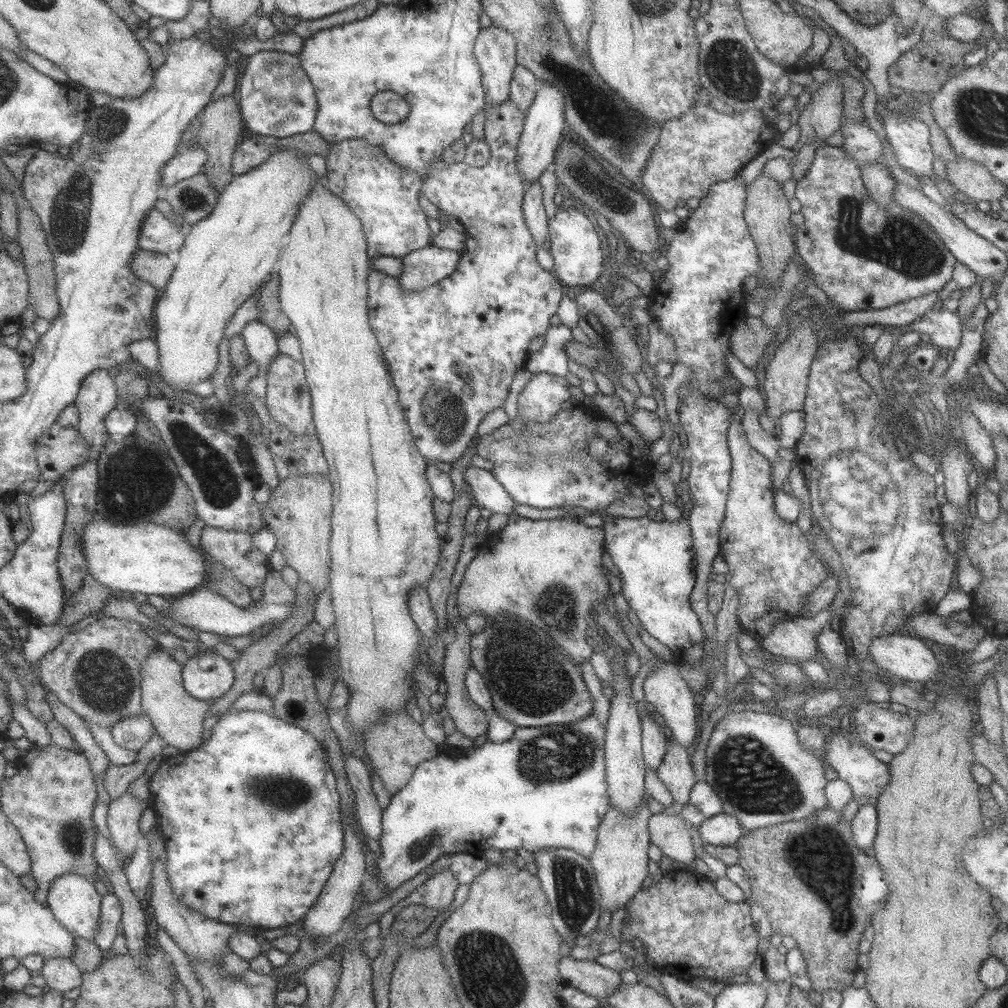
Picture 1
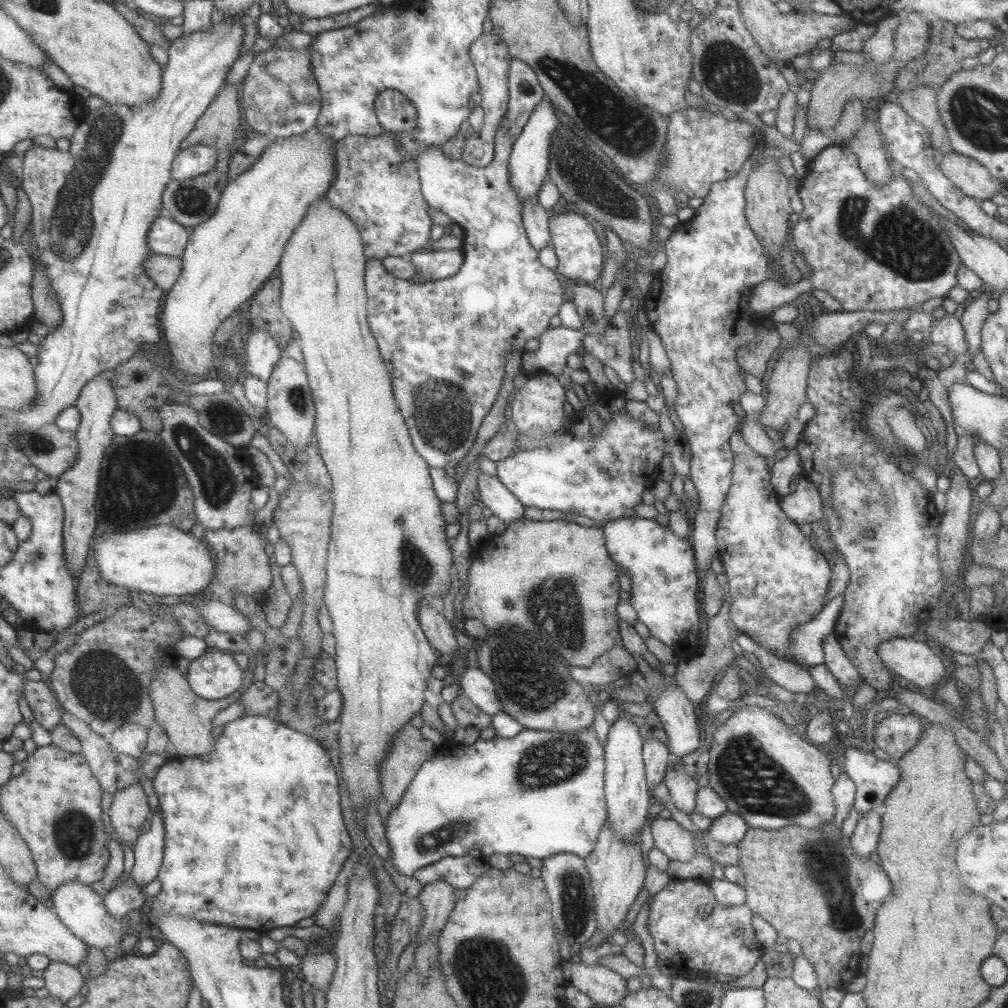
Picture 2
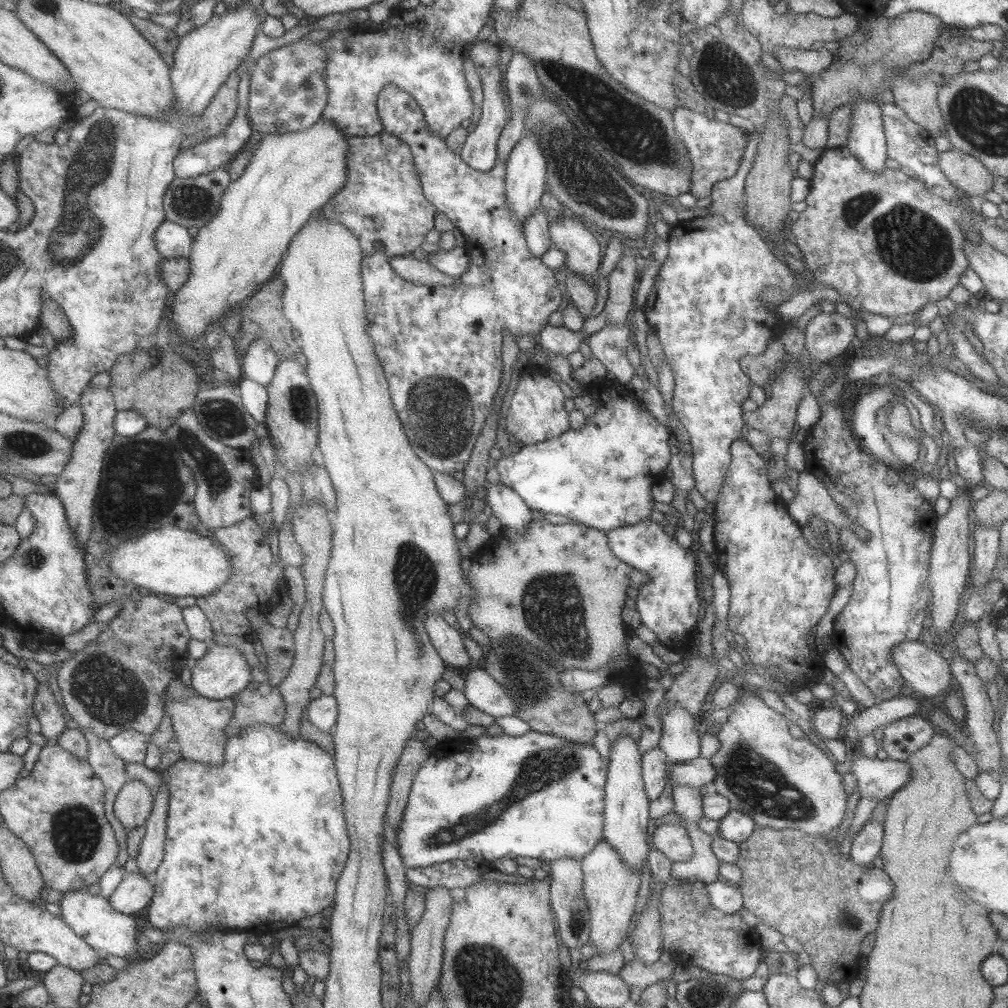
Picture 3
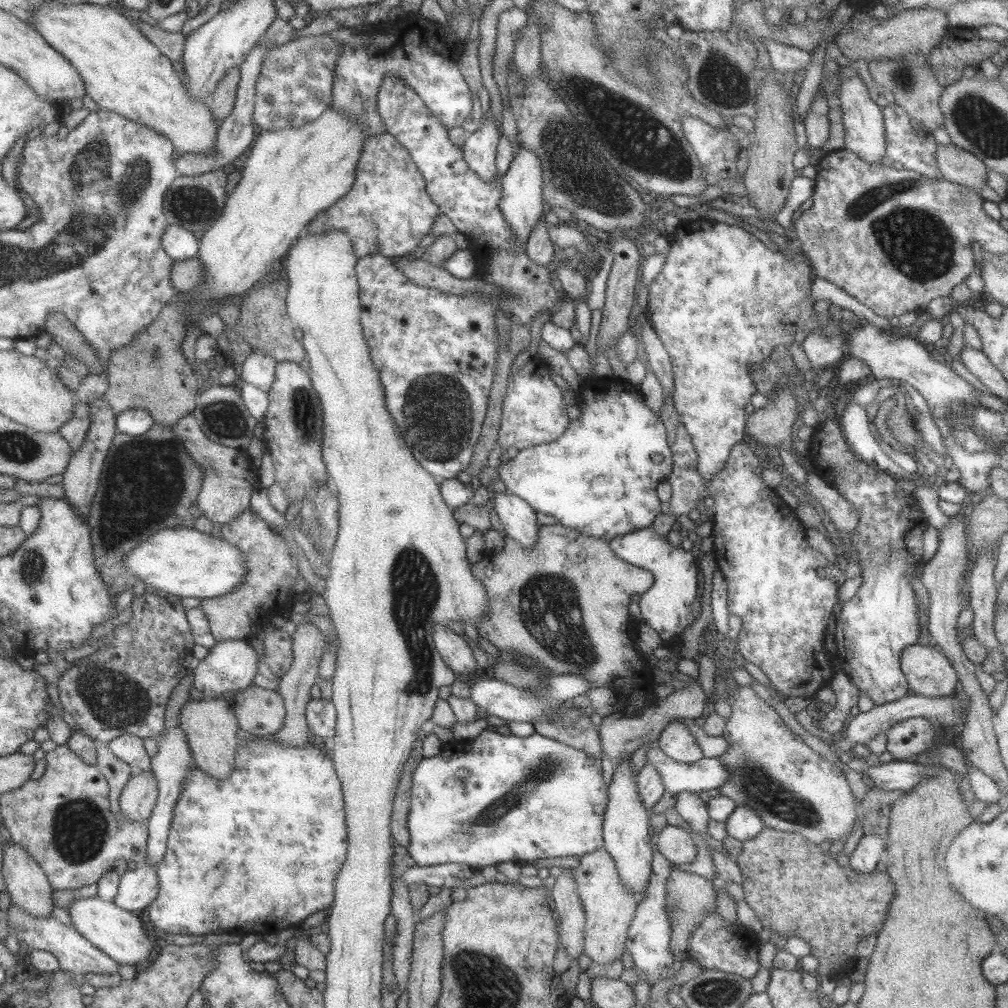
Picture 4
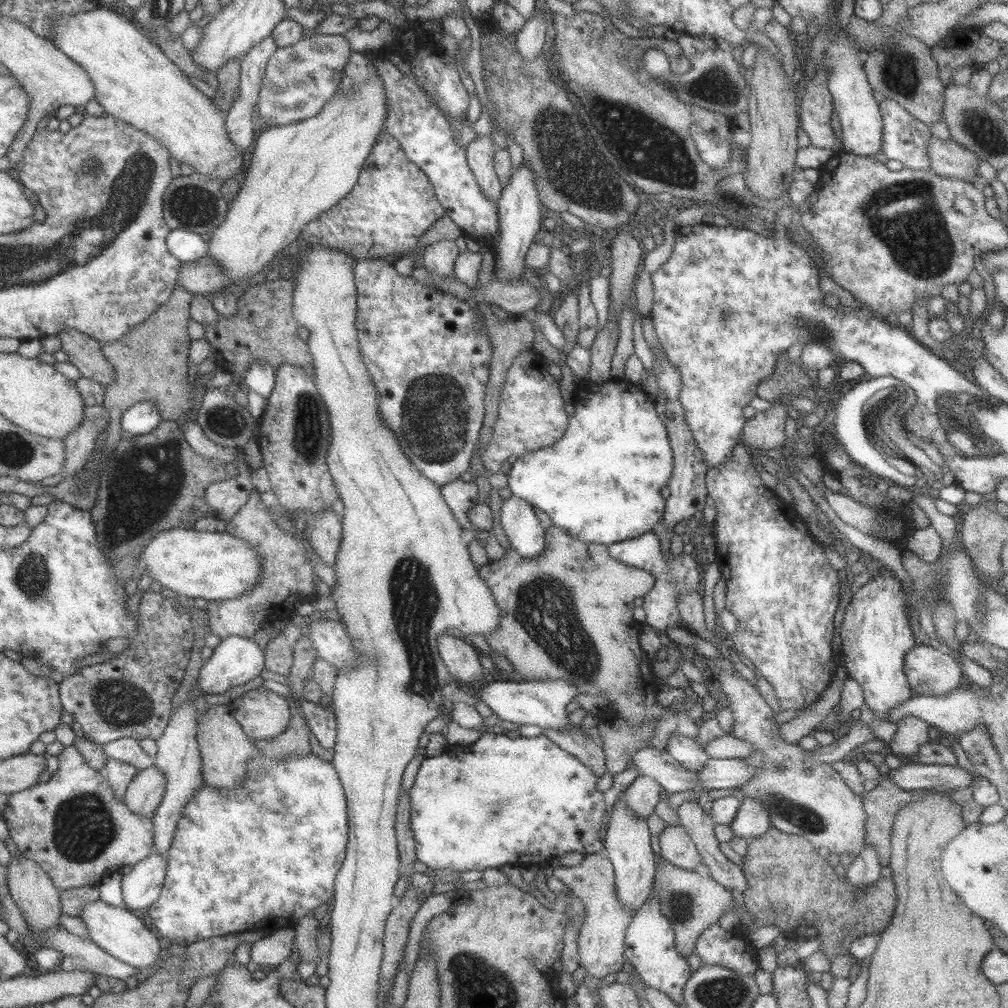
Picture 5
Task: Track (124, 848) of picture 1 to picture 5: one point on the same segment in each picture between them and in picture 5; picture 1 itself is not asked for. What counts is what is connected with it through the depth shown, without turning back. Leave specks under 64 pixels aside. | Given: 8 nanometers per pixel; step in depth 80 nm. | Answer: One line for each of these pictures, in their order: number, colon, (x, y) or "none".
2: (128, 808)
3: (133, 803)
4: (136, 799)
5: (142, 795)

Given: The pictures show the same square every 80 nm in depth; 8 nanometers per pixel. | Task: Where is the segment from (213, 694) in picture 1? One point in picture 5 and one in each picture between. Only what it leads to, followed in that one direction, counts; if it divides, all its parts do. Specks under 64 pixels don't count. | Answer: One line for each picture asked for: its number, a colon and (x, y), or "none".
2: (226, 676)
3: (222, 671)
4: (229, 665)
5: (235, 660)

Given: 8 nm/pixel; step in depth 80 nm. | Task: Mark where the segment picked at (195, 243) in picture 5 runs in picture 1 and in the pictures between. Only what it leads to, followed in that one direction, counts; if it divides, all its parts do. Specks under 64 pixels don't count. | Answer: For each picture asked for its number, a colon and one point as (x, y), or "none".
1: (156, 233)
2: (166, 237)
3: (171, 240)
4: (180, 244)

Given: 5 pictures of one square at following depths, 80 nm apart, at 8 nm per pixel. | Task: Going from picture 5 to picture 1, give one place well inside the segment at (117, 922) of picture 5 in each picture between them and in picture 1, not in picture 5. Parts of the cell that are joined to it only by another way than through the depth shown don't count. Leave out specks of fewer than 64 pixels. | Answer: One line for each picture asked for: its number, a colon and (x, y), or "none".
1: (75, 904)
2: (81, 910)
3: (90, 917)
4: (116, 932)

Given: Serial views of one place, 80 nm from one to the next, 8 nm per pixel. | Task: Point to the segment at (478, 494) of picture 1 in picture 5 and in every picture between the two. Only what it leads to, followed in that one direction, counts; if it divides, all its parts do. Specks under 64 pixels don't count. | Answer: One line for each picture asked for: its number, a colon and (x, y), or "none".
2: (492, 494)
3: (506, 506)
4: (516, 517)
5: (521, 526)

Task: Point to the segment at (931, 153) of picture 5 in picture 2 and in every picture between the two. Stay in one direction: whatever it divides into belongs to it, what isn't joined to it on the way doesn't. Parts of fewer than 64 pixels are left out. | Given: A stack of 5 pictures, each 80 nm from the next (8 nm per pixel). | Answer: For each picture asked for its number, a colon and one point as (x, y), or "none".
2: (974, 181)
3: (964, 172)
4: (954, 164)

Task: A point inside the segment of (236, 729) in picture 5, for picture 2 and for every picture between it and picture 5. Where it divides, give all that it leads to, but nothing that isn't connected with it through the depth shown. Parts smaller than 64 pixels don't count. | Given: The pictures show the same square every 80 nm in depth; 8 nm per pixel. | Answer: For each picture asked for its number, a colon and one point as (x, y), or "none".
2: (186, 718)
3: (197, 722)
4: (209, 725)

